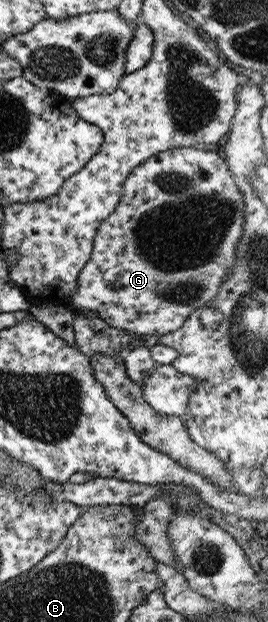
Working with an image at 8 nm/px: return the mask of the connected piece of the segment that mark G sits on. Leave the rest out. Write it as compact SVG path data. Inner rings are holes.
M178 147L160 151L134 167L123 182L118 204L103 219L95 232L90 258L77 274L76 288L70 297L70 305L76 309L94 311L99 319L115 330L123 330L132 335L165 335L179 329L193 310L203 308L211 301L217 295L221 282L228 277L230 269L235 265L236 245L244 224L244 199L241 197L240 187L231 179L228 165L220 152L214 148L200 150L194 147Z

